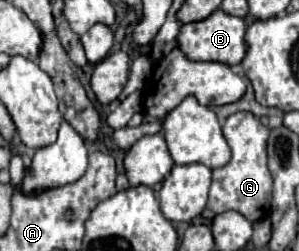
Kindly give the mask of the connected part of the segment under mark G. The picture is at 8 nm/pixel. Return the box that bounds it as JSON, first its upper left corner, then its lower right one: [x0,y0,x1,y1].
[207,111,271,221]

